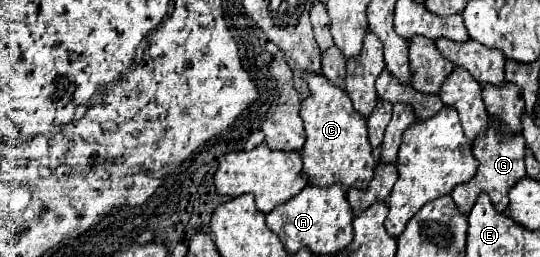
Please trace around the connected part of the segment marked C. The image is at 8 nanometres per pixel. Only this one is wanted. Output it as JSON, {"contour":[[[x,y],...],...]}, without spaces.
{"contour":[[[304,75],[308,87],[310,87],[310,97],[302,101],[300,107],[300,115],[304,119],[304,129],[306,129],[306,143],[300,151],[302,157],[302,171],[308,177],[310,185],[334,185],[340,183],[344,187],[356,187],[356,189],[364,189],[368,187],[372,175],[374,175],[374,167],[376,161],[372,157],[372,147],[368,143],[368,135],[366,135],[366,119],[354,111],[350,97],[336,85],[332,85],[328,79],[324,79],[324,75]]]}

